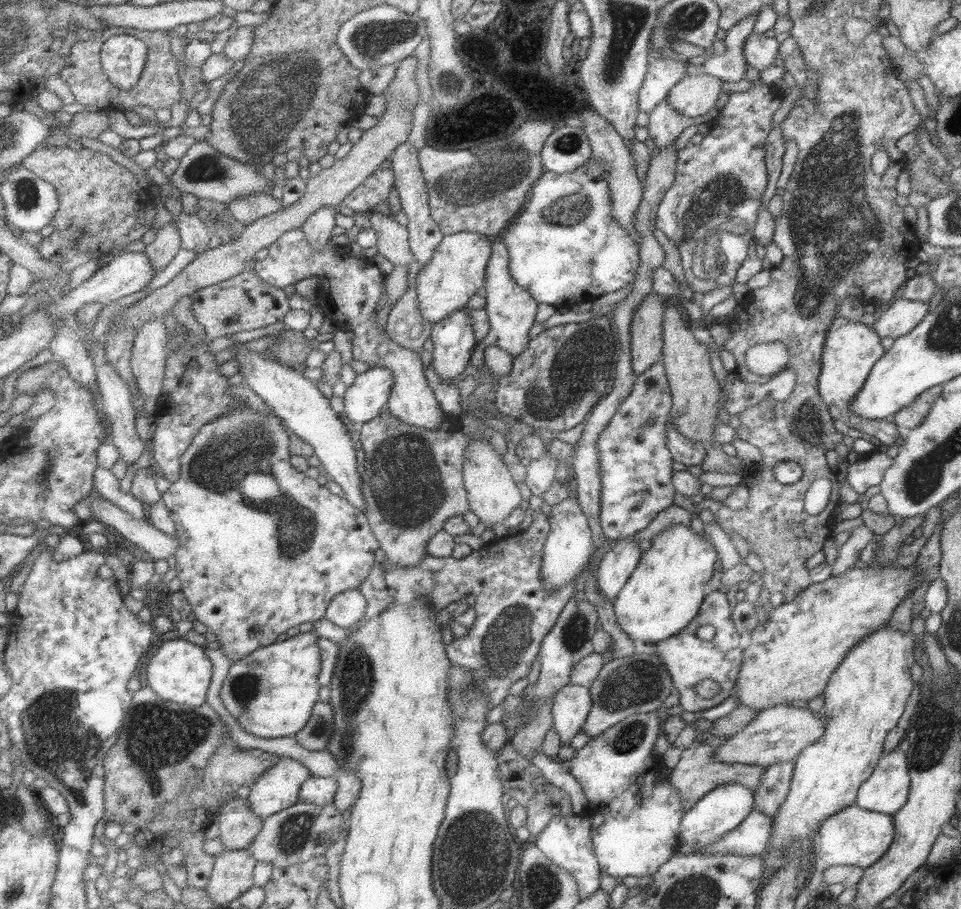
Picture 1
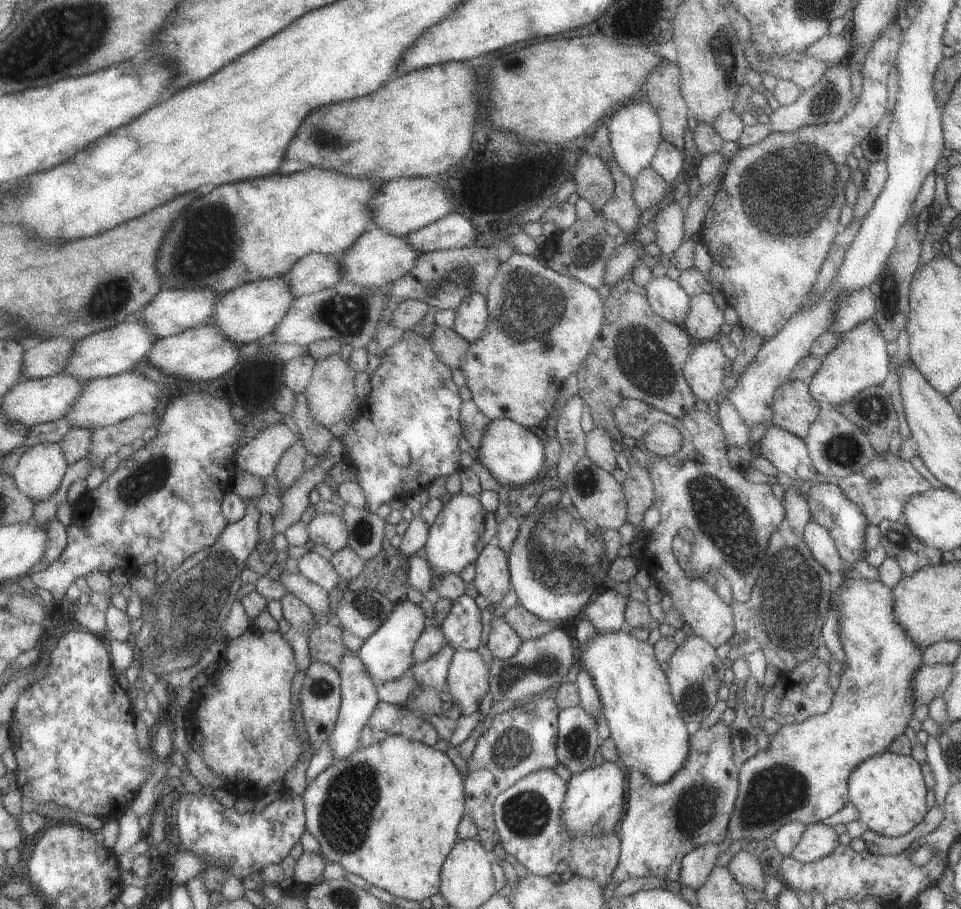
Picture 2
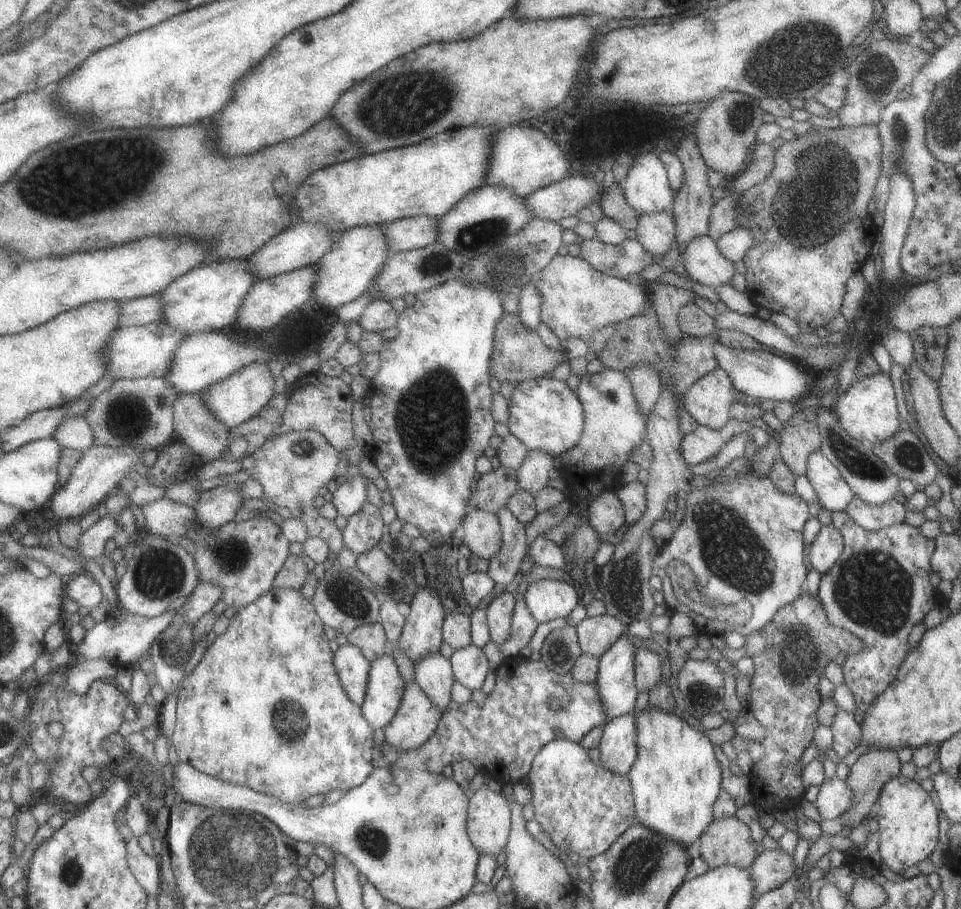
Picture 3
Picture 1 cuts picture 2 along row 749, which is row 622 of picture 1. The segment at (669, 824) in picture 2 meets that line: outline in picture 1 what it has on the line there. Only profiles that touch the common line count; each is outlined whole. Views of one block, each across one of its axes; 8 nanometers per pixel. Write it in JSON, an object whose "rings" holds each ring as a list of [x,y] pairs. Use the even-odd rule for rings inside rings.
{"rings":[[[718,589],[707,592],[697,614],[681,632],[669,636],[665,640],[659,640],[647,648],[648,651],[653,652],[663,661],[671,677],[672,685],[679,693],[678,706],[685,712],[697,715],[721,704],[732,695],[731,691],[733,691],[733,685],[736,683],[743,649],[739,644],[739,634],[735,631],[729,616],[731,616],[731,607],[725,593]],[[704,624],[711,625],[715,629],[715,633],[709,641],[703,641],[695,635],[695,630]],[[703,680],[711,680],[718,686],[717,694],[708,700],[700,698],[694,690],[694,686]]]}

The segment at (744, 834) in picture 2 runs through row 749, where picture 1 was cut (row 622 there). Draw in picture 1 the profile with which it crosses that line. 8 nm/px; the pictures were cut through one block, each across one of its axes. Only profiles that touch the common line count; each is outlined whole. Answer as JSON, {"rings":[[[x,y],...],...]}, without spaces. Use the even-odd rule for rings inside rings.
{"rings":[[[897,564],[885,567],[851,567],[839,576],[831,576],[823,582],[811,583],[803,588],[793,600],[782,602],[767,615],[766,621],[750,632],[750,643],[743,649],[736,686],[739,706],[749,706],[756,713],[781,703],[805,700],[822,695],[831,672],[839,666],[847,650],[861,642],[871,632],[885,626],[895,606],[913,590],[913,566],[899,567]]]}

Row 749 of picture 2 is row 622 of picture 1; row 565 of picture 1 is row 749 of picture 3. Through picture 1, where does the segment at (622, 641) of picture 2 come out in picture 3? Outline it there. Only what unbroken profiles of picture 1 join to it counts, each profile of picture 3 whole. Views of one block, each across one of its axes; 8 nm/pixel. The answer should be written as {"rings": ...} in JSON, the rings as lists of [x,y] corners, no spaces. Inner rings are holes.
{"rings":[[[649,705],[646,710],[634,709],[632,714],[638,754],[627,775],[633,788],[636,820],[649,830],[679,842],[679,846],[689,848],[713,820],[713,802],[721,790],[721,768],[715,759],[713,744],[701,732],[673,714],[673,711],[665,712]]]}

